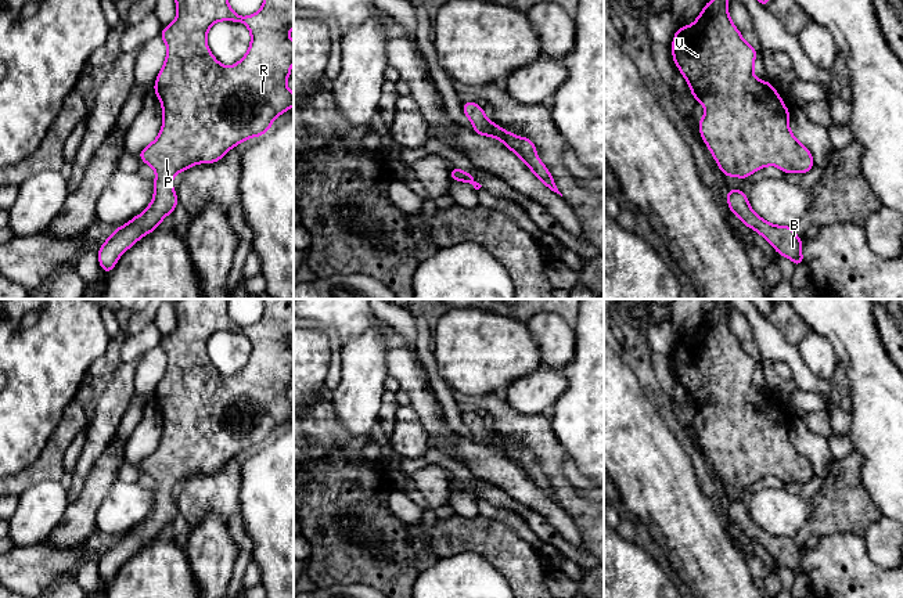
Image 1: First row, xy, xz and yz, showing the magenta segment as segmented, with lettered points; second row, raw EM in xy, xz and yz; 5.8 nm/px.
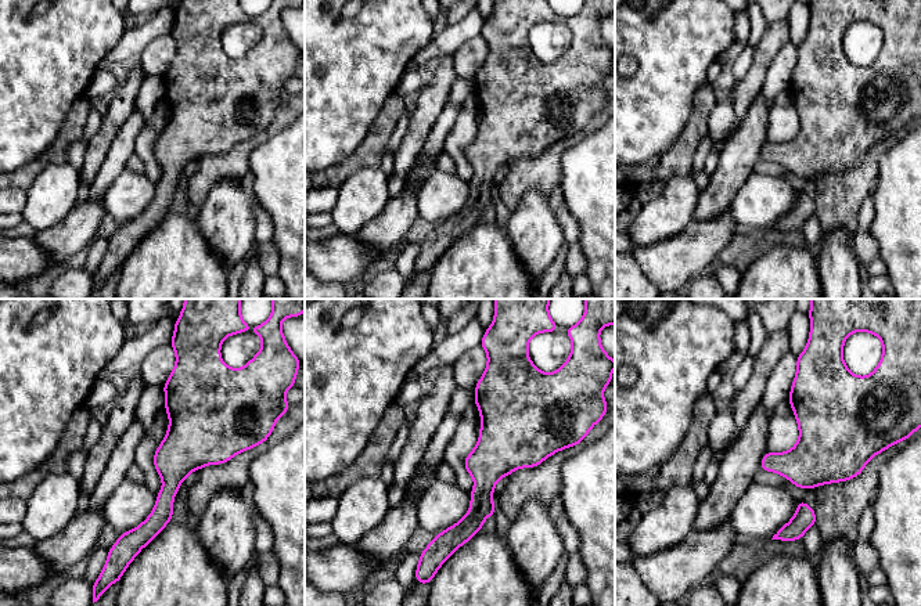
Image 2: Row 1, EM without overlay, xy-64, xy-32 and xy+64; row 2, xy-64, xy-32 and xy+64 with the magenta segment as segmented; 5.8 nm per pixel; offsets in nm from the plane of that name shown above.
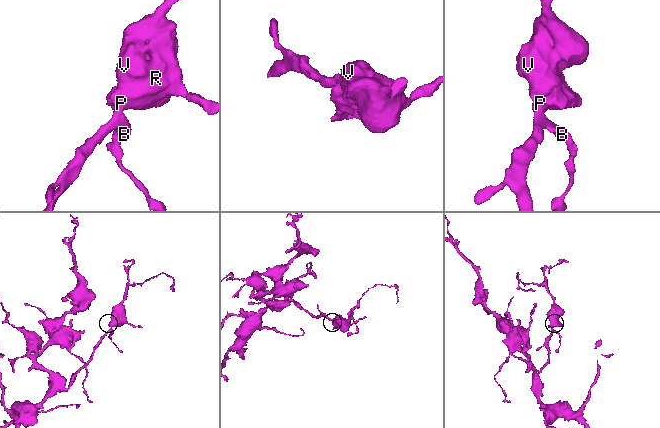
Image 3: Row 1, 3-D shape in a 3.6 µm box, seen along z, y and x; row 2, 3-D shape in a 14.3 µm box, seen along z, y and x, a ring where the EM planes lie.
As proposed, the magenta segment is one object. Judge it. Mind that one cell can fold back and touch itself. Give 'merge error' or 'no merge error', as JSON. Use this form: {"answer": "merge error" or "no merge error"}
{"answer": "no merge error"}

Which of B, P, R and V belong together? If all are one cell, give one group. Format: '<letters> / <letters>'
B P R V

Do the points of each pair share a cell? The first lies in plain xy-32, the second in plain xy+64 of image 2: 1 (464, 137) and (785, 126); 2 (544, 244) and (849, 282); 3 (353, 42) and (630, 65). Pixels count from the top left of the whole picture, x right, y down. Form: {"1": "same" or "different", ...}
{"1": "same", "2": "same", "3": "different"}

